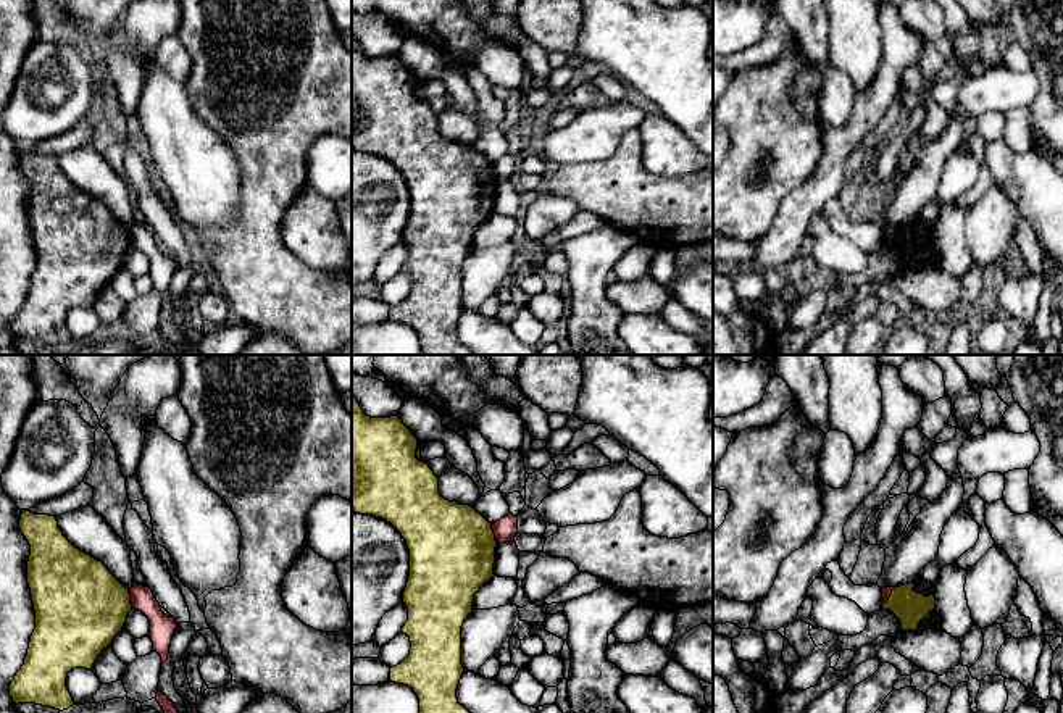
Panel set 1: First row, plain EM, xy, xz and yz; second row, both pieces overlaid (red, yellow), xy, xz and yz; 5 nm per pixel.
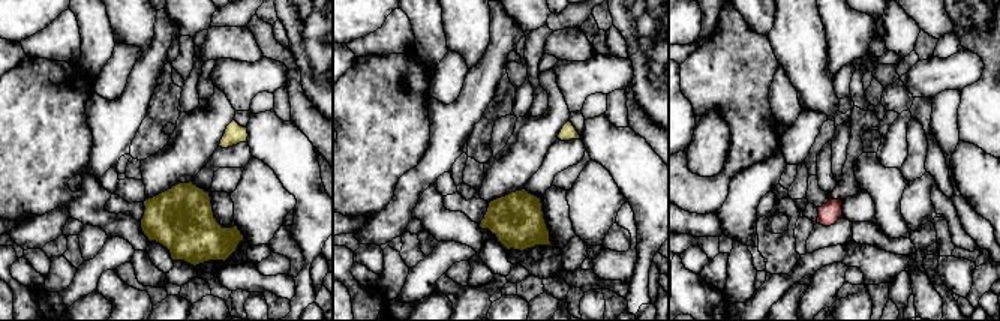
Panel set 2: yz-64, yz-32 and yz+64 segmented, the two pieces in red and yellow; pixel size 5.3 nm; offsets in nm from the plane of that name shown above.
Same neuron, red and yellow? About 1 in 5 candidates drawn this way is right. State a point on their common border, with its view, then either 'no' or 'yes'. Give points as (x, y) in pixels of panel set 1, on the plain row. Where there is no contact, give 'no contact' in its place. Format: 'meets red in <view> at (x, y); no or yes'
meets red in xy at (131, 237); no

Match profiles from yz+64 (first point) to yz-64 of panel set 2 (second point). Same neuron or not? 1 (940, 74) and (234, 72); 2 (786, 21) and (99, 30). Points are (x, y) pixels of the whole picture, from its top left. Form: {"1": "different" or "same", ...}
{"1": "same", "2": "different"}

